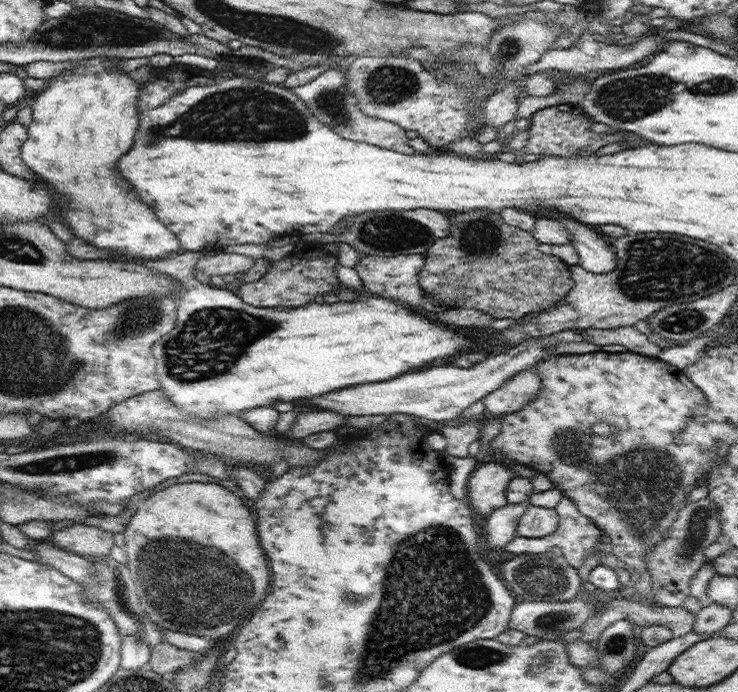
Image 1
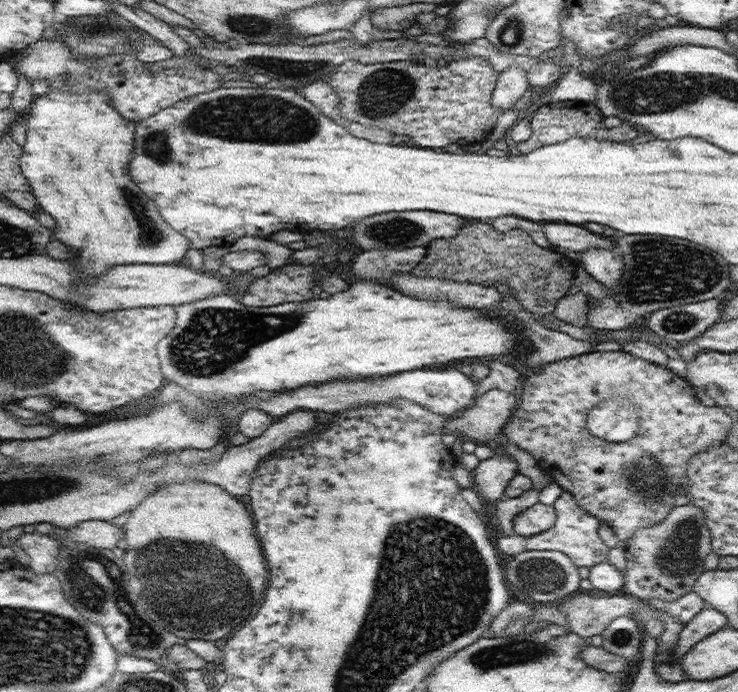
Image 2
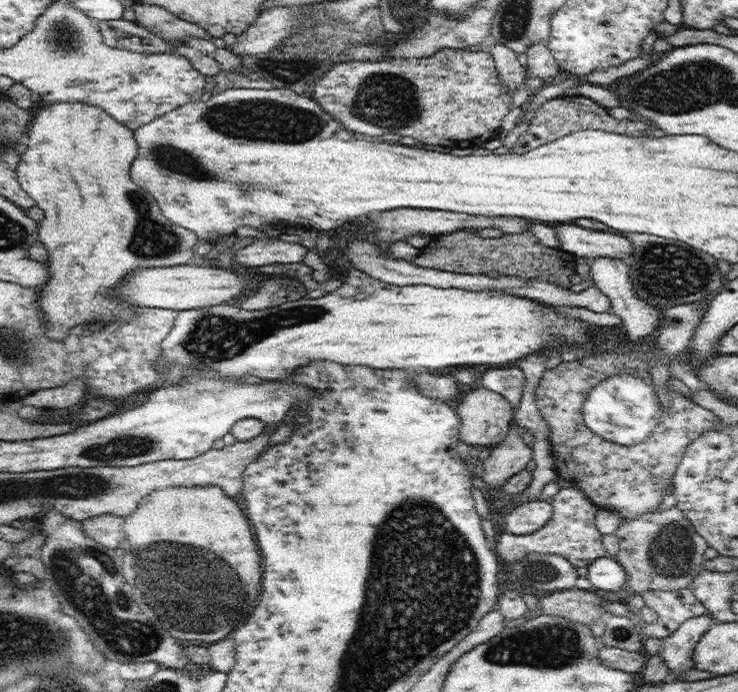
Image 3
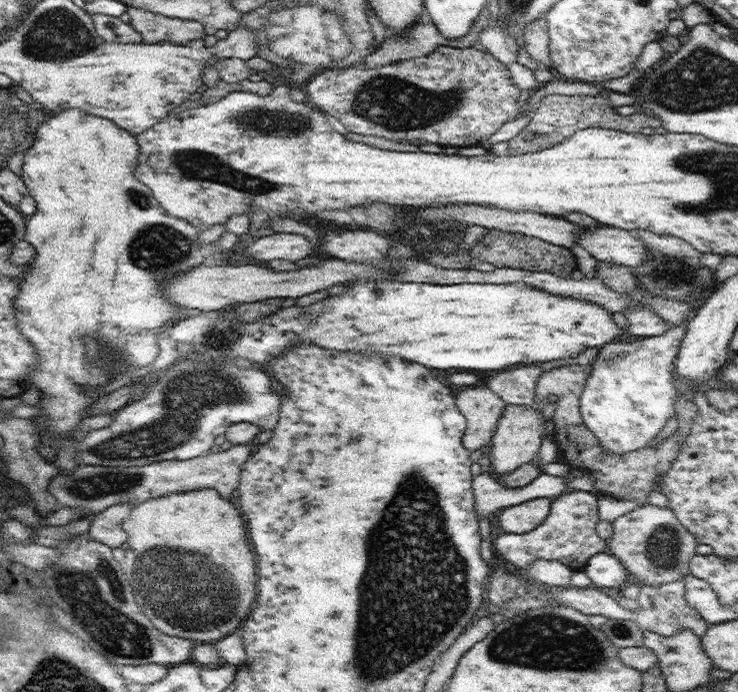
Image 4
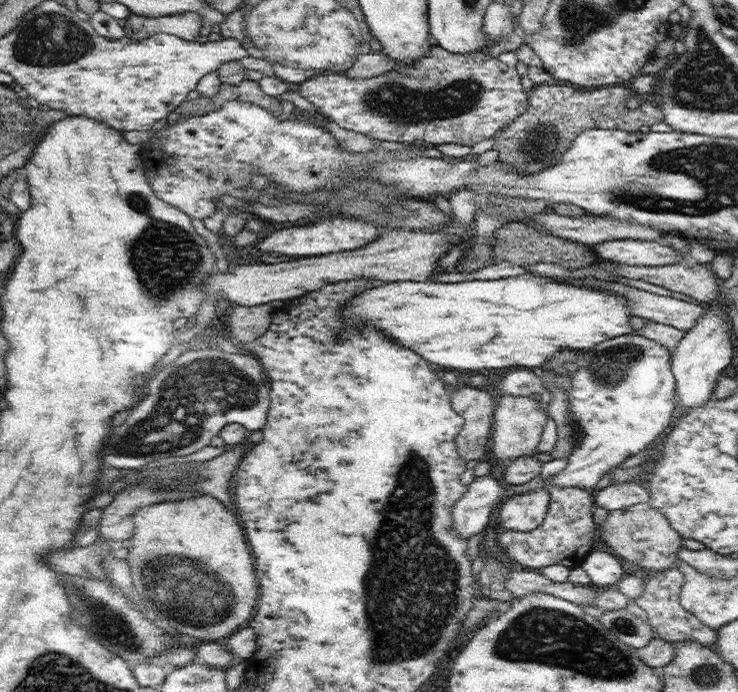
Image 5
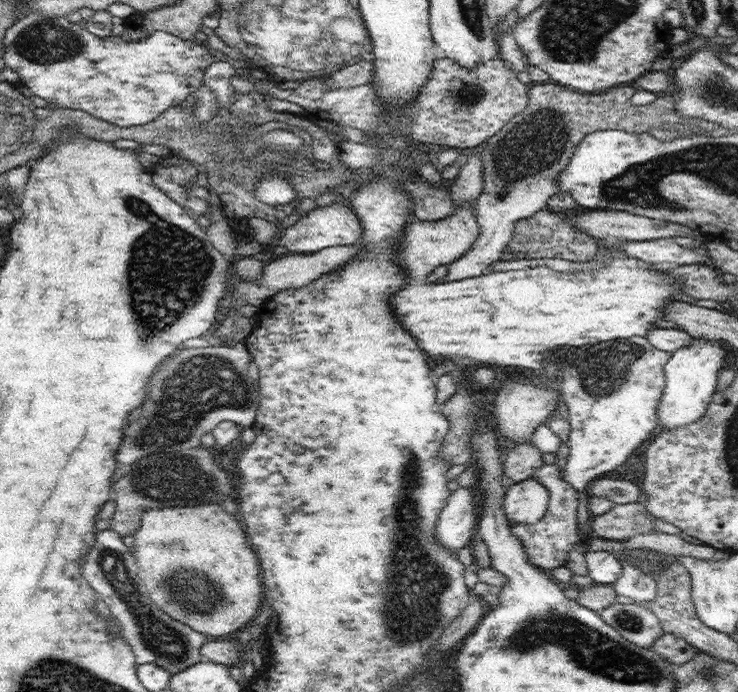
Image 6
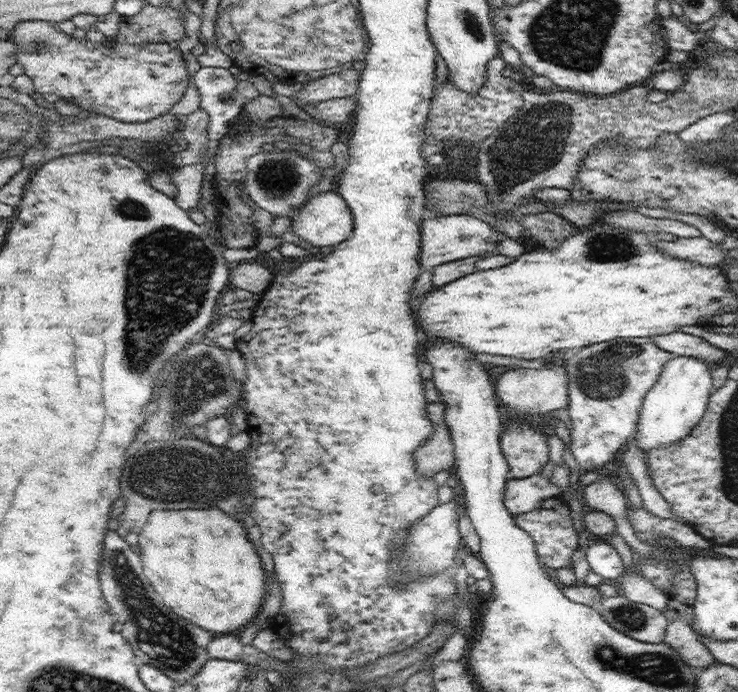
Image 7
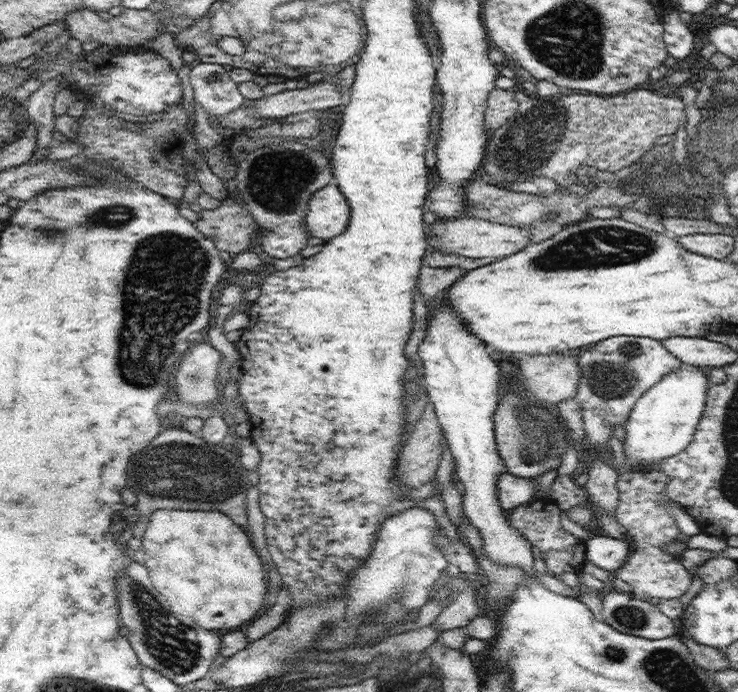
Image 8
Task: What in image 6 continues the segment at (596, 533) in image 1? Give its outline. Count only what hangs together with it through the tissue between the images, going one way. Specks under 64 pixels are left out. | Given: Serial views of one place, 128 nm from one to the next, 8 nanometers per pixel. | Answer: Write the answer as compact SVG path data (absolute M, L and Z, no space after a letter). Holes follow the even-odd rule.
M558 463L546 464L531 477L543 484L549 492L549 505L544 516L536 524L511 524L511 531L522 541L523 549L532 564L540 569L553 569L566 564L568 555L581 544L576 509L580 506L579 492L562 478Z

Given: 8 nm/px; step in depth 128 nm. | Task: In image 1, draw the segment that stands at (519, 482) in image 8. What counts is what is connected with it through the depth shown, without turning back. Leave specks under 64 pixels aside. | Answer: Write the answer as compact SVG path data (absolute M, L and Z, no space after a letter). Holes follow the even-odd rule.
M529 504L517 524L517 534L528 538L550 536L558 528L559 516L555 508Z

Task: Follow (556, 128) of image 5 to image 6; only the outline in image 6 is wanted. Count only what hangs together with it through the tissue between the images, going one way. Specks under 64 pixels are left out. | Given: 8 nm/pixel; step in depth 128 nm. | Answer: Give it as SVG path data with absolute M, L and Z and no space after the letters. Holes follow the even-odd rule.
M554 82L536 83L529 90L528 106L516 116L512 117L497 134L494 134L485 144L481 159L483 162L483 191L474 204L474 213L480 227L480 234L472 248L461 255L457 261L449 264L448 276L444 280L454 282L465 278L476 277L489 271L491 264L500 259L513 235L515 222L522 218L530 218L539 210L547 208L547 198L559 190L558 175L570 162L570 157L578 148L579 143L594 132L600 130L624 130L628 134L648 134L651 128L662 128L667 124L685 124L691 126L705 126L701 118L683 118L675 112L681 92L657 98L647 105L632 105L630 97L637 90L633 84L610 88L599 93L570 90L567 86Z

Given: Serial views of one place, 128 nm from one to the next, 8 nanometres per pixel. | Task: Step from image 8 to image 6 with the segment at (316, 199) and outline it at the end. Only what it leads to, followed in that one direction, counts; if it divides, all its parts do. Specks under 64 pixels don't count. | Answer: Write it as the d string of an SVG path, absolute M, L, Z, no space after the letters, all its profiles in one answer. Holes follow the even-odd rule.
M337 201L324 208L315 207L292 226L282 231L278 248L289 254L315 253L324 248L353 245L360 242L363 228L359 216L348 203Z

